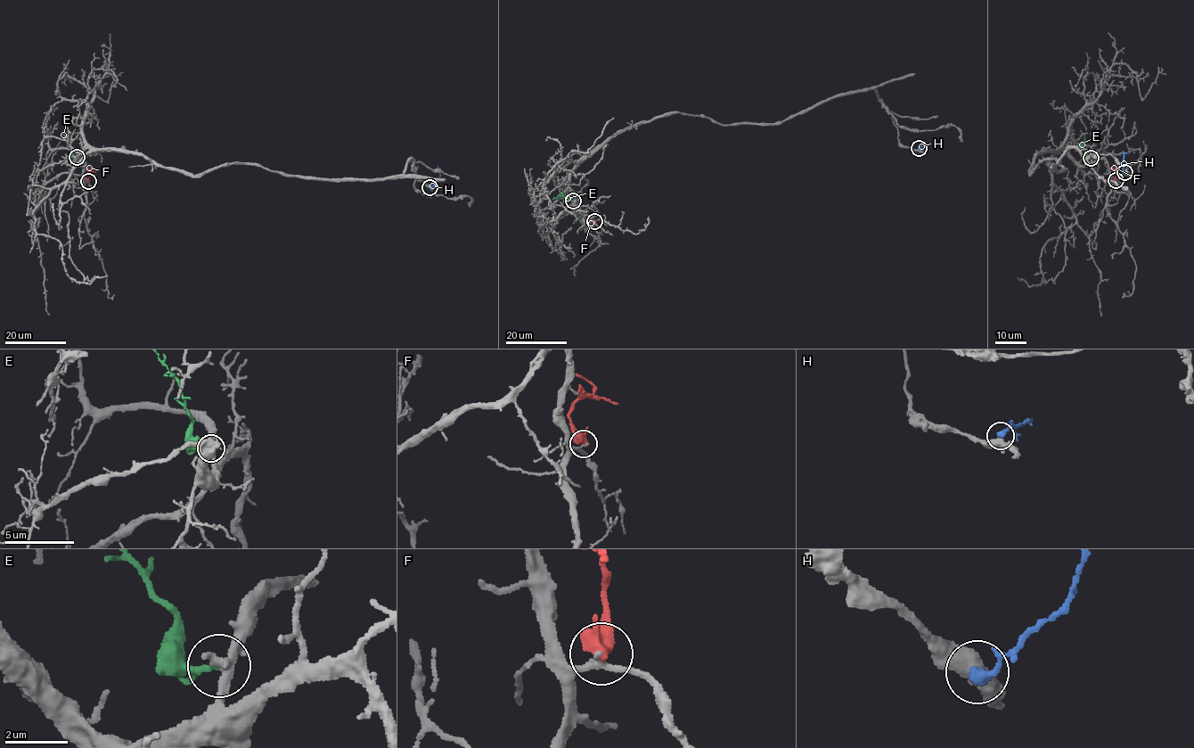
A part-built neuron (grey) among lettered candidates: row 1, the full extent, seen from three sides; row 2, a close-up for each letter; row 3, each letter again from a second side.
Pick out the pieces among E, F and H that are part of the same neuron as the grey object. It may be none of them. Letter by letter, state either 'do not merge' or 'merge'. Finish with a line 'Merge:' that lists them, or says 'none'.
E: do not merge
F: do not merge
H: do not merge
Merge: none

